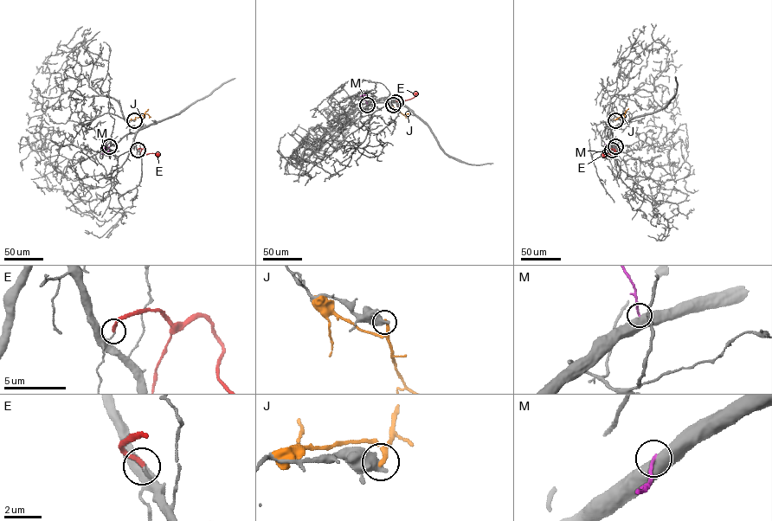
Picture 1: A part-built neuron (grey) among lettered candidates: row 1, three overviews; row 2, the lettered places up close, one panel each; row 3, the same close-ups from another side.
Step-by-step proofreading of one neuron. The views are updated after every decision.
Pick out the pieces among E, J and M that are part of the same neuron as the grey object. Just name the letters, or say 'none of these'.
none of these

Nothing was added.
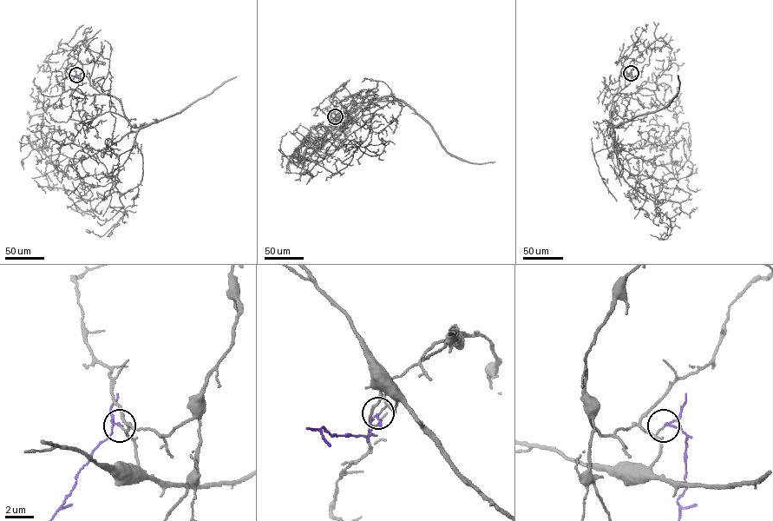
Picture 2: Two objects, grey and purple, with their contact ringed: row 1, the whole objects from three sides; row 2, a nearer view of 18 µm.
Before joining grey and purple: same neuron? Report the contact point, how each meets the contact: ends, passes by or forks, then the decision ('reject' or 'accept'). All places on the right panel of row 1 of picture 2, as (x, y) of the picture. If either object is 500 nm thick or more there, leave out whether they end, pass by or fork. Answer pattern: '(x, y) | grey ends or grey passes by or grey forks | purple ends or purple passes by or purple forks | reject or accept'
(631, 73) | grey passes by | purple ends | accept

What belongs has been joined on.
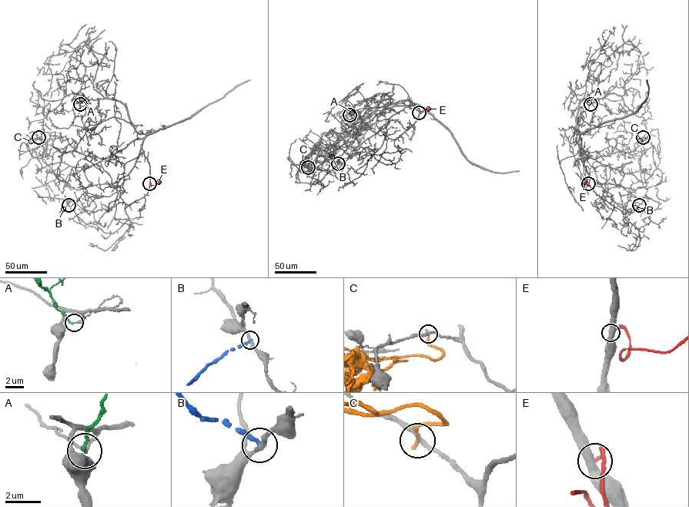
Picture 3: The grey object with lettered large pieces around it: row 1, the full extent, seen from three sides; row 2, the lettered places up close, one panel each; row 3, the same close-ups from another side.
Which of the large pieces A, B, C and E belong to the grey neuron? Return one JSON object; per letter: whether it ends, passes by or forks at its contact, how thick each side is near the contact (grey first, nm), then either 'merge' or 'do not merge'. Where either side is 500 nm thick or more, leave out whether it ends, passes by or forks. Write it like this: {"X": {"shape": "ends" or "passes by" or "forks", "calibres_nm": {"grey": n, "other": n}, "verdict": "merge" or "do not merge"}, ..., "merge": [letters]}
{"A": {"shape": "ends", "calibres_nm": {"grey": 150, "other": 150}, "verdict": "merge"}, "B": {"shape": "ends", "calibres_nm": {"grey": 240, "other": 240}, "verdict": "do not merge"}, "C": {"shape": "ends", "calibres_nm": {"grey": 240, "other": 260}, "verdict": "do not merge"}, "E": {"shape": "ends", "calibres_nm": {"grey": 480, "other": 180}, "verdict": "do not merge"}, "merge": ["A"]}

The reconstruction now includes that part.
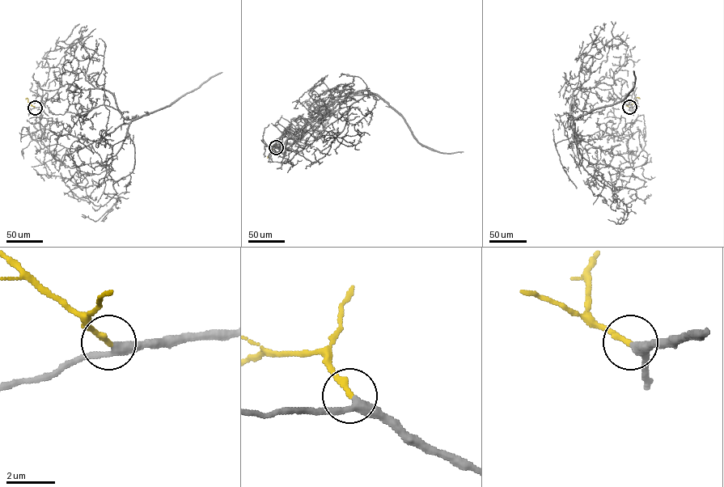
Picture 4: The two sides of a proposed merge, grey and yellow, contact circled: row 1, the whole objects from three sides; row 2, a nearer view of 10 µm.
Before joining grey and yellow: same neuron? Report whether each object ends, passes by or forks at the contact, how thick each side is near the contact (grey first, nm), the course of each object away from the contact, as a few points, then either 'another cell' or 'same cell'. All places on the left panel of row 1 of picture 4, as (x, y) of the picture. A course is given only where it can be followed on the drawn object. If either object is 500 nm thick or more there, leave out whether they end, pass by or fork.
grey passes by | yellow ends | 320/280 nm | grey via (35, 107), (72, 84), (108, 91), (131, 120), (62, 162), (41, 142), (40, 130), (21, 137), (27, 129) | yellow via (34, 107), (28, 103), (27, 98), (25, 99) | same cell

